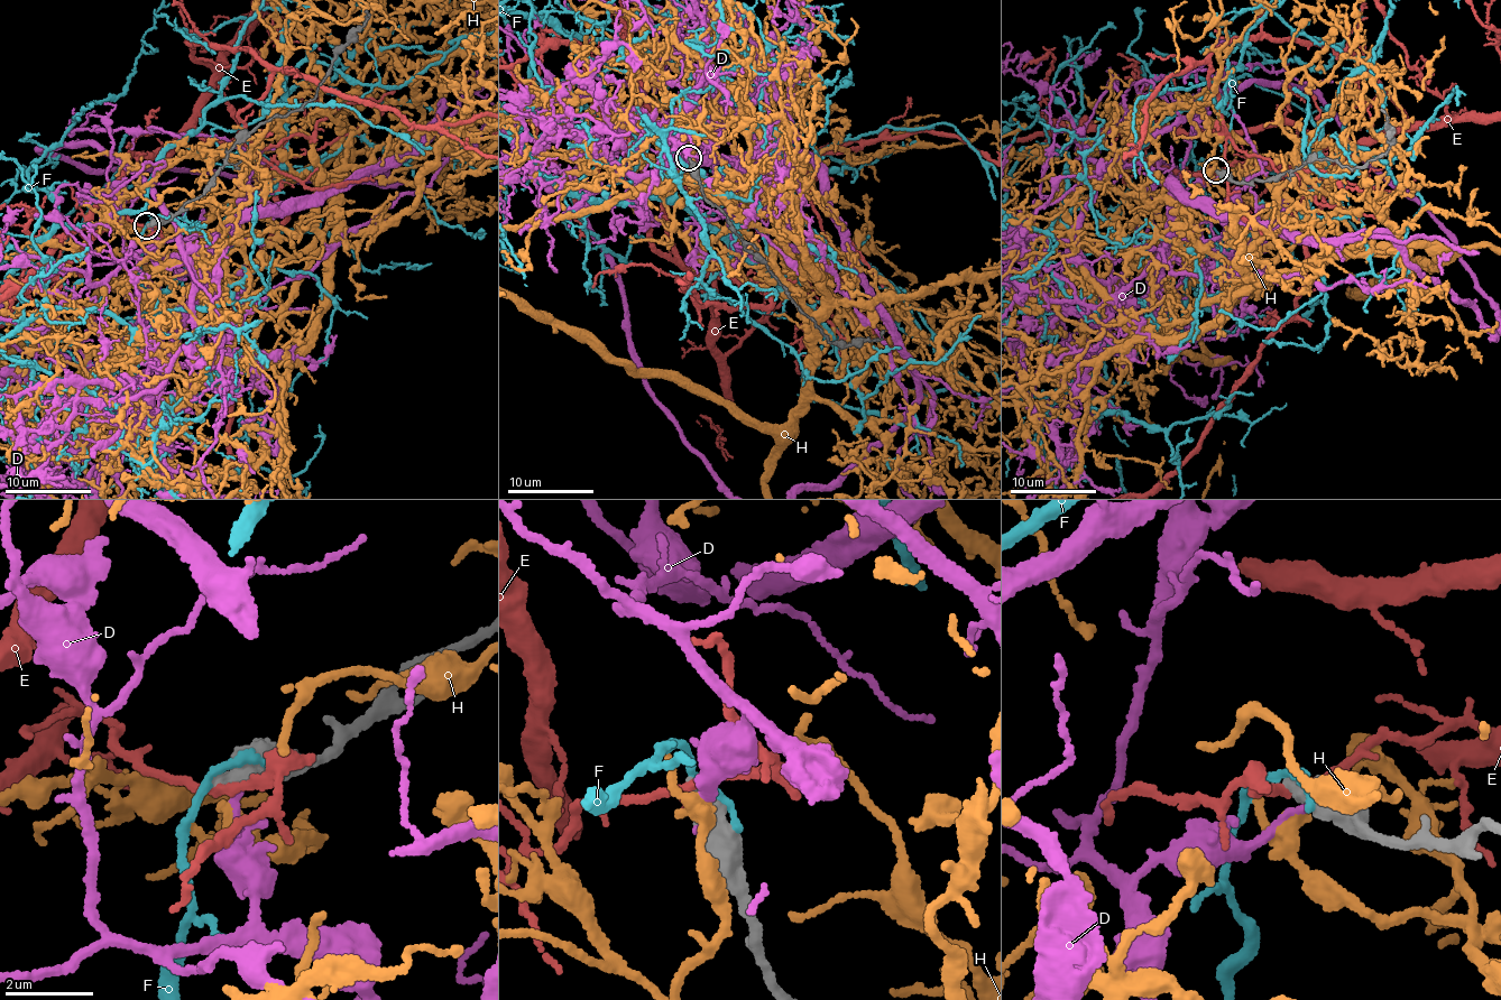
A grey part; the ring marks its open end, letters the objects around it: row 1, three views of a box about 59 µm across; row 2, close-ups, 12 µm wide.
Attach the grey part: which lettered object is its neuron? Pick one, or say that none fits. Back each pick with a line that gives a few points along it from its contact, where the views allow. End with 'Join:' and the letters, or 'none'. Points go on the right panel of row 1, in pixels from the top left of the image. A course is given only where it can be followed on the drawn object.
Join: none

